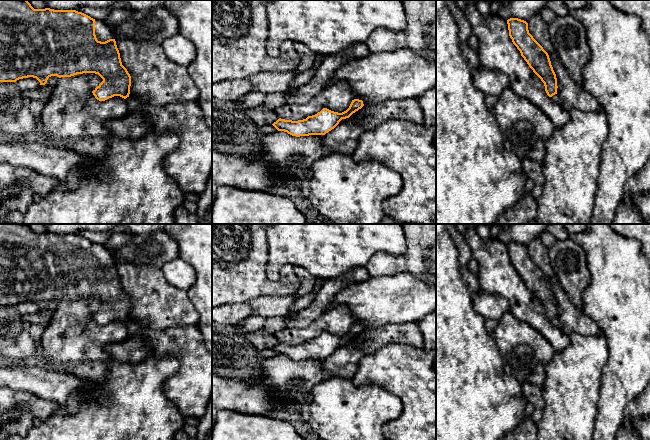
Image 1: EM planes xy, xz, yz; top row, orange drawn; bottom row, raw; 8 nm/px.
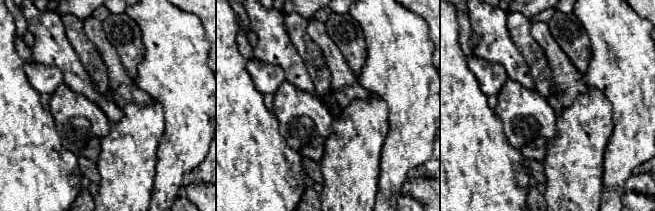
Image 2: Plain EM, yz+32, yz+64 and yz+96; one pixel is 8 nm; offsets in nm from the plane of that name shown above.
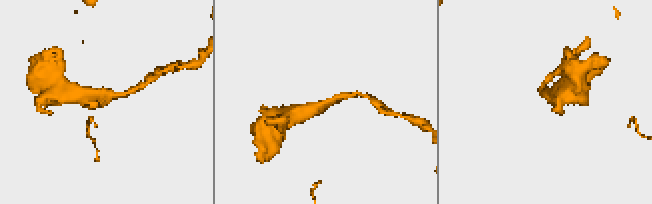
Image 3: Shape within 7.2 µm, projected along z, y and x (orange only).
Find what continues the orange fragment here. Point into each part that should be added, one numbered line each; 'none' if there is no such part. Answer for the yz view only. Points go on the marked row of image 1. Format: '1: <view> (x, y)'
none

